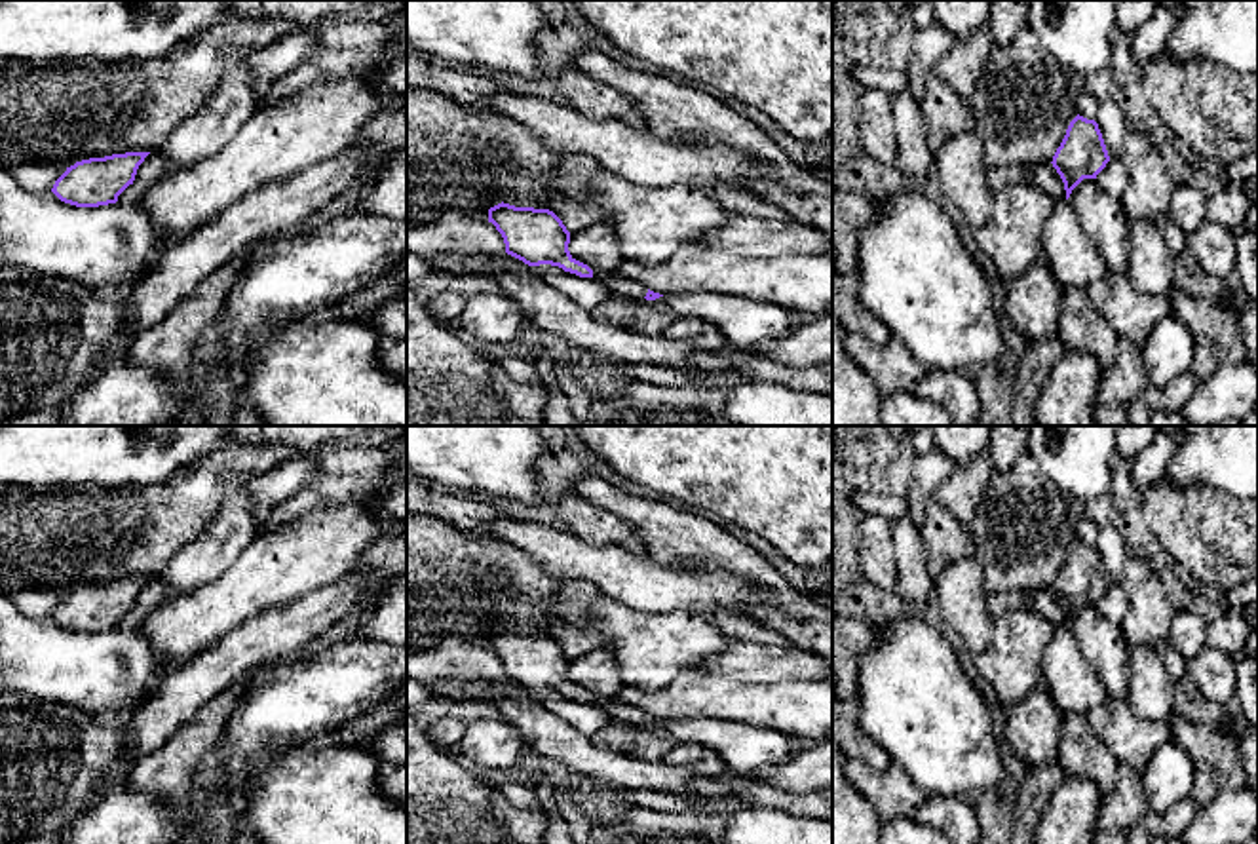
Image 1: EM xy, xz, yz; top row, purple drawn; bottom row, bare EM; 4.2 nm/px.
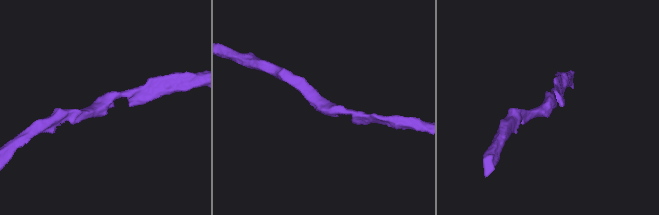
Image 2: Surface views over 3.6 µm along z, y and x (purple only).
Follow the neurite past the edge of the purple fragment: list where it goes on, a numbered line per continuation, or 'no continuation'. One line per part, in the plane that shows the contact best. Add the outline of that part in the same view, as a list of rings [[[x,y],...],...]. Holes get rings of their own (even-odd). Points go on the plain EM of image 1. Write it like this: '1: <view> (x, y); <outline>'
1: xz (616, 708); [[[619,696],[616,698],[593,698],[593,703],[602,707],[608,717],[627,722],[631,726],[642,726],[648,715],[629,703],[625,703]]]

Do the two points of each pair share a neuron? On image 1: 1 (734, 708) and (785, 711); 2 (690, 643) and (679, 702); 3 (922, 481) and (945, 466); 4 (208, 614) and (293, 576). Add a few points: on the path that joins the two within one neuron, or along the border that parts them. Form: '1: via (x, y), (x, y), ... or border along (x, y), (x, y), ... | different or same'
1: via (747, 708), (772, 708) | same
2: border along (698, 666), (681, 671), (656, 690), (643, 689) | different
3: via (928, 476), (939, 466) | same
4: via (228, 601), (263, 576), (272, 576) | same

